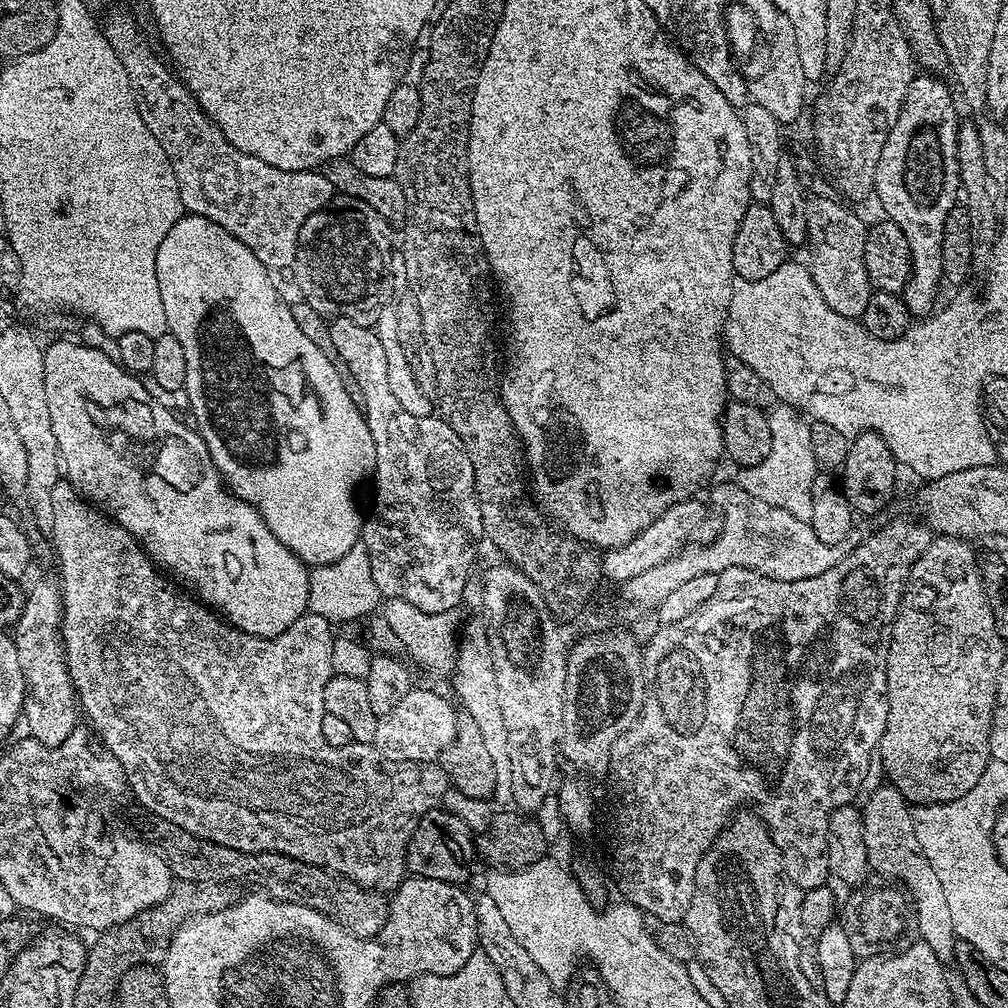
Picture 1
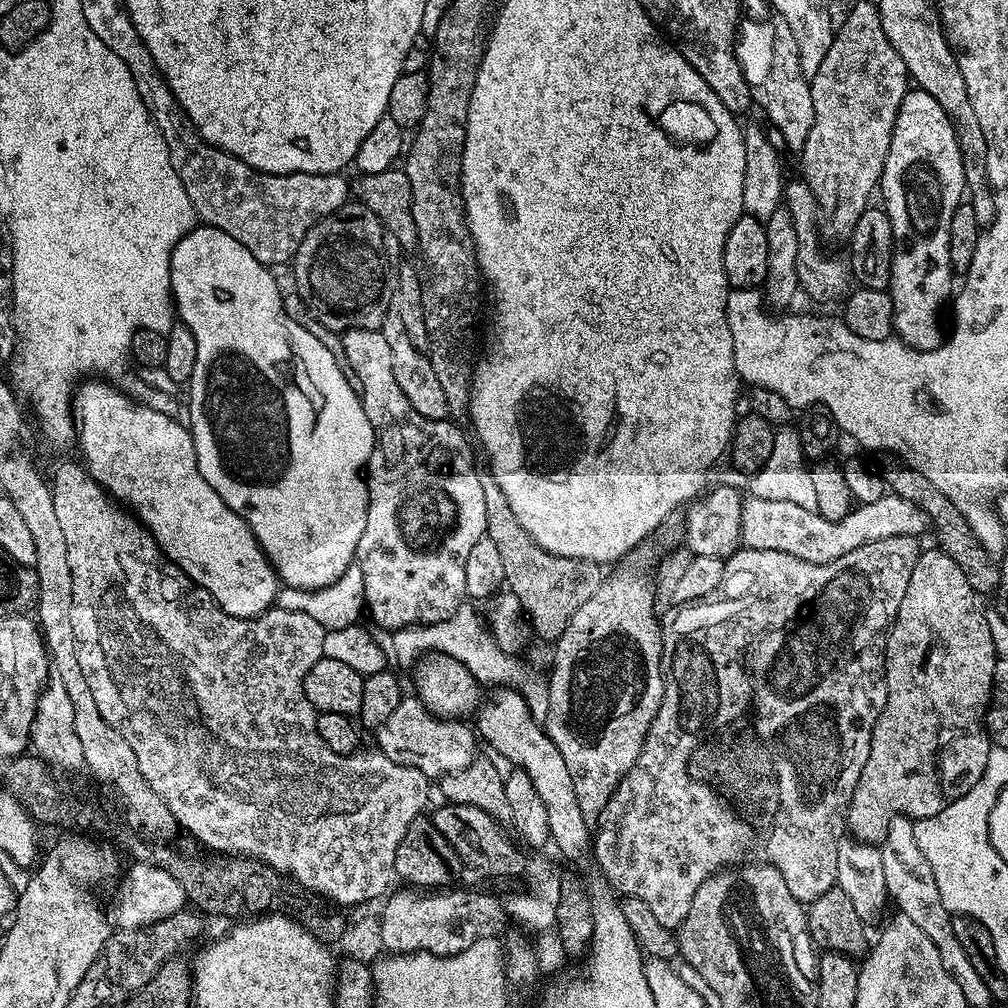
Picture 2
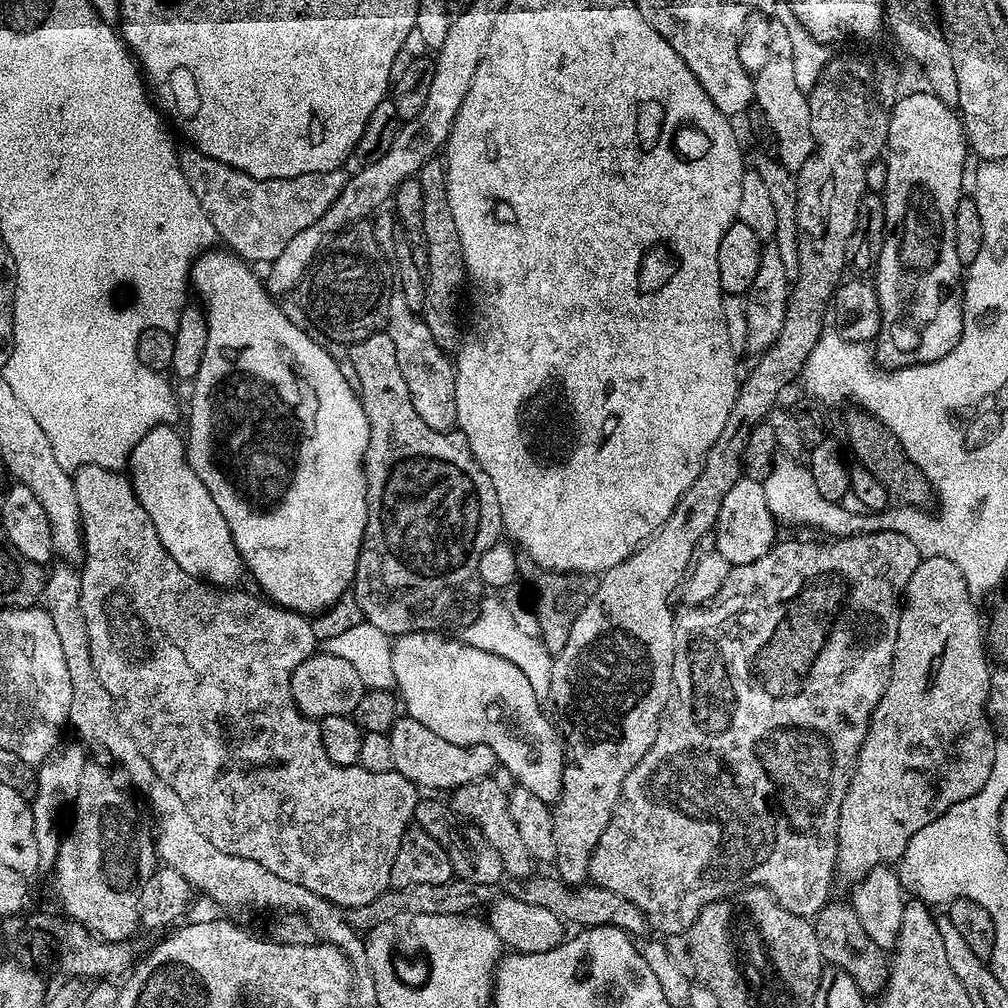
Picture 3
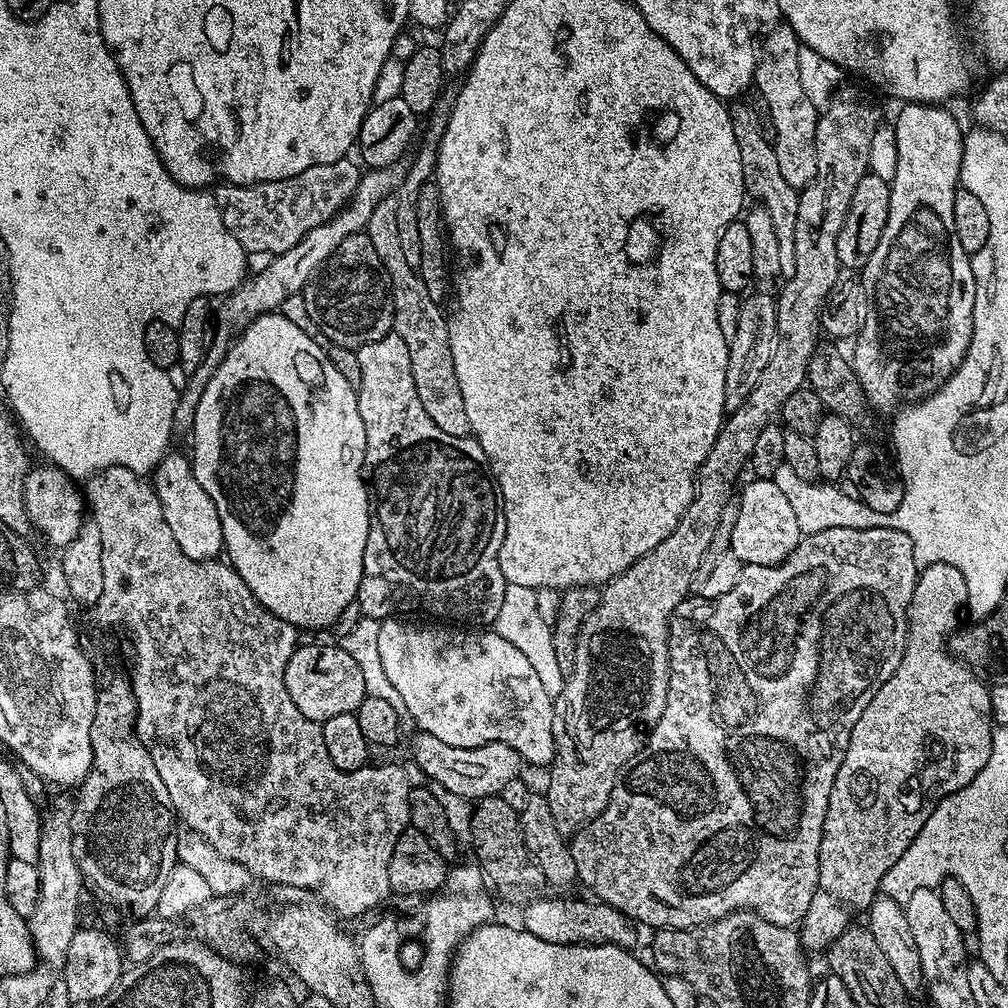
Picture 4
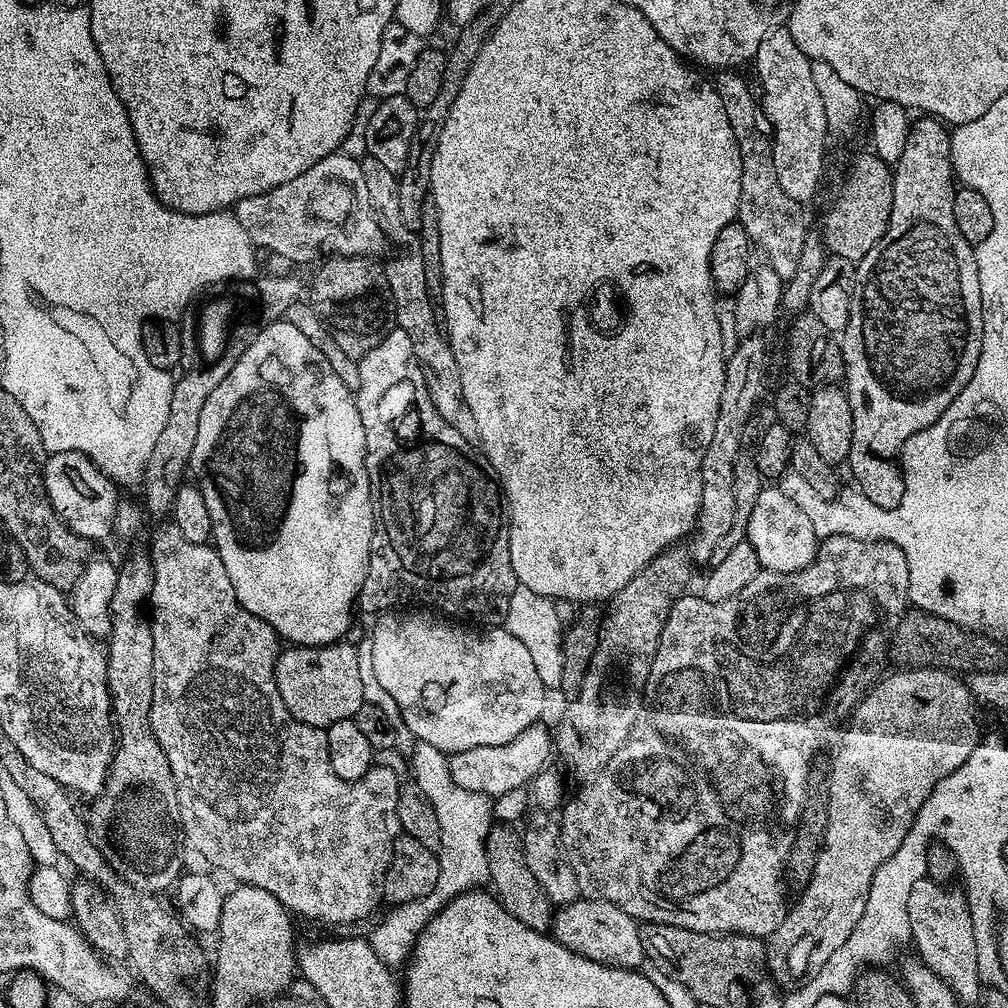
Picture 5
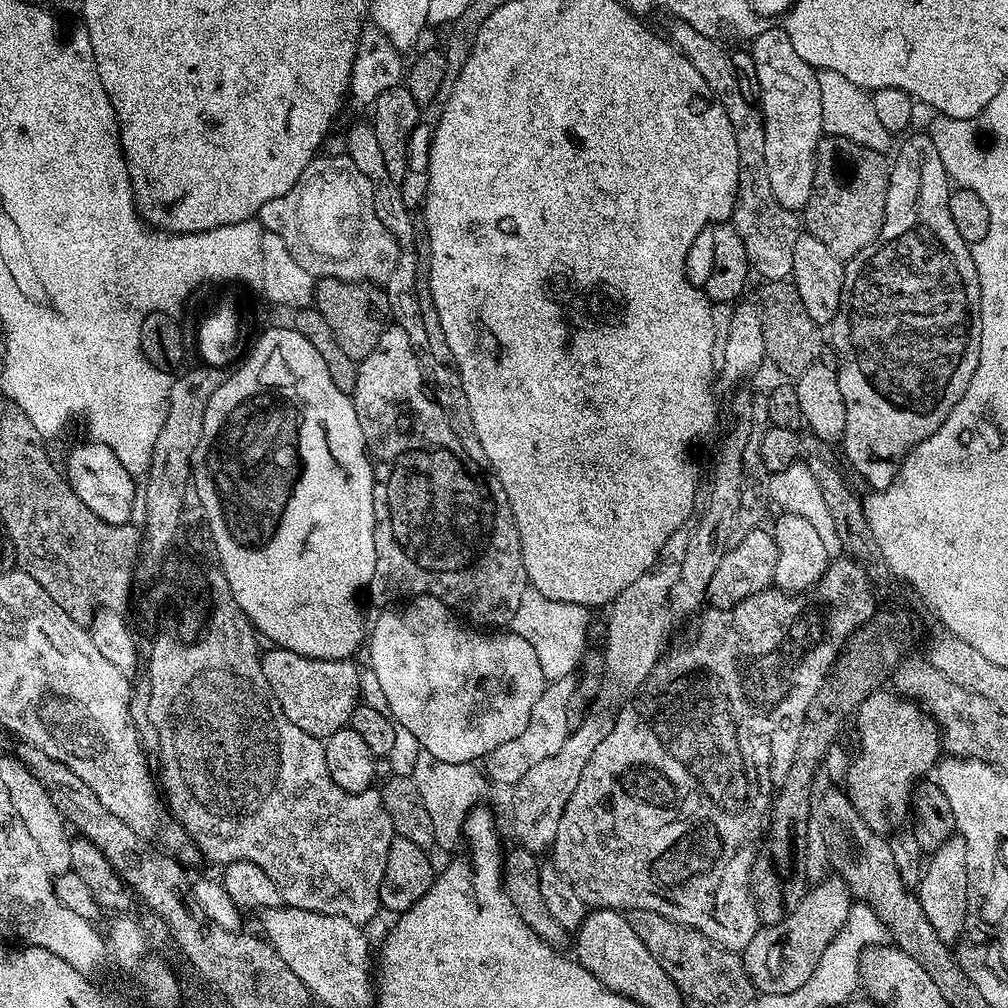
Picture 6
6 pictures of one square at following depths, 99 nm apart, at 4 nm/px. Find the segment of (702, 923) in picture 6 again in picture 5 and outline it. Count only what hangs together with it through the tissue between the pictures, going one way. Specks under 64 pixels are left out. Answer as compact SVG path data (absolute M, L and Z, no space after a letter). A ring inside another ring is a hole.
M855 534L851 536L826 536L819 541L816 556L810 562L810 566L806 566L802 570L797 572L765 572L761 570L757 572L754 578L750 578L750 582L746 582L746 586L742 586L742 590L738 590L738 594L734 594L722 602L710 602L702 594L692 595L685 594L672 603L670 614L662 626L658 650L648 674L648 682L644 687L643 699L646 701L646 705L643 707L640 719L637 720L632 728L631 736L620 747L618 754L614 754L614 758L610 758L610 762L606 762L606 766L601 772L597 772L595 776L591 777L585 783L588 785L573 800L571 797L563 805L562 811L558 816L560 822L560 841L564 847L564 857L568 859L570 870L574 870L574 878L578 878L578 890L581 897L589 900L605 900L610 902L614 906L626 910L626 914L630 914L637 922L669 924L679 928L689 928L695 932L739 934L742 936L767 938L771 936L774 930L778 930L778 926L782 926L782 922L788 916L790 904L789 901L784 901L784 867L787 866L788 859L792 856L792 847L796 844L796 832L798 832L796 814L800 810L800 798L804 790L805 768L812 768L807 763L809 761L808 755L822 752L826 749L825 747L828 743L829 747L837 739L838 729L852 715L861 698L868 693L868 689L877 680L881 679L881 673L885 671L879 665L880 660L885 655L884 643L887 643L888 631L891 631L892 625L896 623L896 617L903 615L900 612L900 608L907 612L910 607L908 603L908 567L906 566L906 556L902 554L902 550L898 546L894 546L888 540L866 540Z

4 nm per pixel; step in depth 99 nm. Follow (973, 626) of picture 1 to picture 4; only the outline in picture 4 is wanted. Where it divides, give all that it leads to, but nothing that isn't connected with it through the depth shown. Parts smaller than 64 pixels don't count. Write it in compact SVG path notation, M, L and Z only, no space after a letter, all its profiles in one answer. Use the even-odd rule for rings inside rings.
M925 564L919 569L914 586L914 594L908 603L908 639L904 641L904 657L898 662L898 670L882 682L878 694L870 698L866 710L858 714L858 722L854 722L854 730L850 730L850 742L846 746L846 754L842 758L842 766L838 766L838 774L834 778L834 786L830 790L830 802L824 819L822 830L822 842L820 843L820 873L818 874L818 886L814 890L814 898L810 902L810 910L806 910L804 919L798 928L800 943L809 953L823 953L853 923L852 916L867 913L869 906L881 891L881 884L886 870L894 866L910 846L912 839L922 830L926 818L934 814L936 806L958 790L962 790L986 766L986 758L990 758L992 749L992 733L994 724L992 721L992 693L989 685L972 669L968 668L961 660L956 659L949 651L949 637L961 627L960 608L967 605L968 591L966 590L966 578L962 578L962 570L958 566L949 564Z

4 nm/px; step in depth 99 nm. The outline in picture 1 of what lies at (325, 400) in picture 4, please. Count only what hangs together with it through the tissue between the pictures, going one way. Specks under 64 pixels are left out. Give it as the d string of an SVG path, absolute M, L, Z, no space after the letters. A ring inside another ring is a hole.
M185 214L174 226L170 226L170 234L162 238L162 246L158 246L158 294L162 294L162 310L166 310L168 332L181 342L186 356L186 382L184 390L189 396L188 407L192 414L194 427L206 442L206 450L210 450L210 458L224 479L224 487L234 493L242 502L254 506L262 514L266 526L270 526L274 538L282 542L282 546L290 549L299 560L308 566L329 566L337 563L350 548L362 540L362 512L356 505L356 487L364 475L371 473L376 467L376 447L370 434L368 419L364 416L361 405L354 399L353 393L346 390L340 377L341 369L336 360L326 358L306 334L302 334L298 322L294 322L289 301L280 297L276 284L272 281L273 273L264 267L234 234L222 230L210 218L202 218Z

